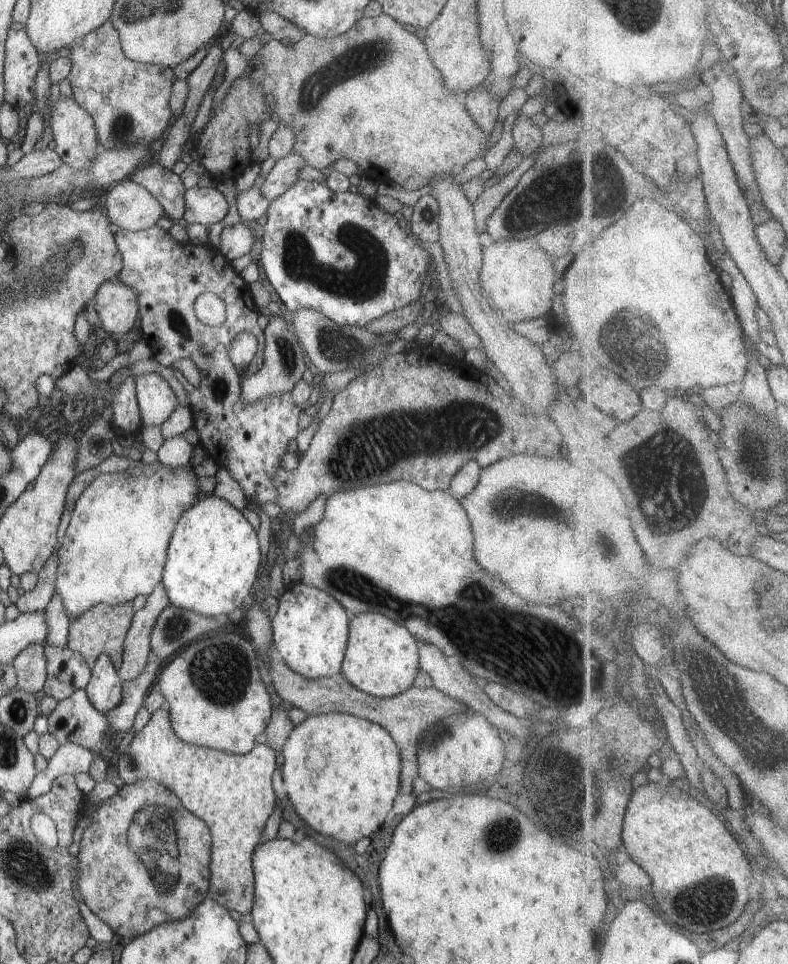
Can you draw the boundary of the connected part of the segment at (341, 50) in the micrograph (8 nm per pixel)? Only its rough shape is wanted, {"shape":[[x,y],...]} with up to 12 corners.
{"shape":[[384,13],[255,56],[278,126],[412,194],[486,136]]}

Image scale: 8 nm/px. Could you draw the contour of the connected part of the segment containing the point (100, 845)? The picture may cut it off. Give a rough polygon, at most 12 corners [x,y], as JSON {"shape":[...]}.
{"shape":[[153,780],[101,801],[83,905],[133,939],[207,895],[207,826]]}

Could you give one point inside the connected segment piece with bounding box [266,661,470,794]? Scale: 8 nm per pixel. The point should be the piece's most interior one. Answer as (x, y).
(404, 716)

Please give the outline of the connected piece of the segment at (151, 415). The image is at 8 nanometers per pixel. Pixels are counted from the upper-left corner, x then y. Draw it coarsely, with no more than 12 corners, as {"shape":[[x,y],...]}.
{"shape":[[159,374],[135,376],[142,426],[160,426],[177,398]]}

